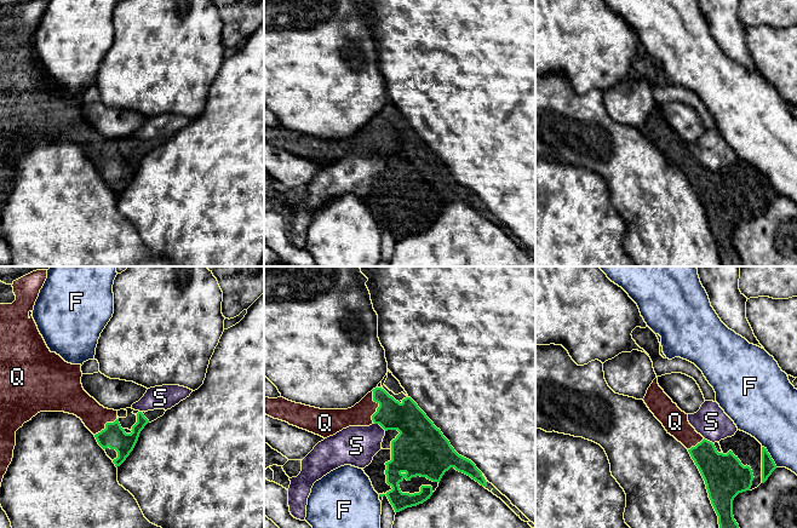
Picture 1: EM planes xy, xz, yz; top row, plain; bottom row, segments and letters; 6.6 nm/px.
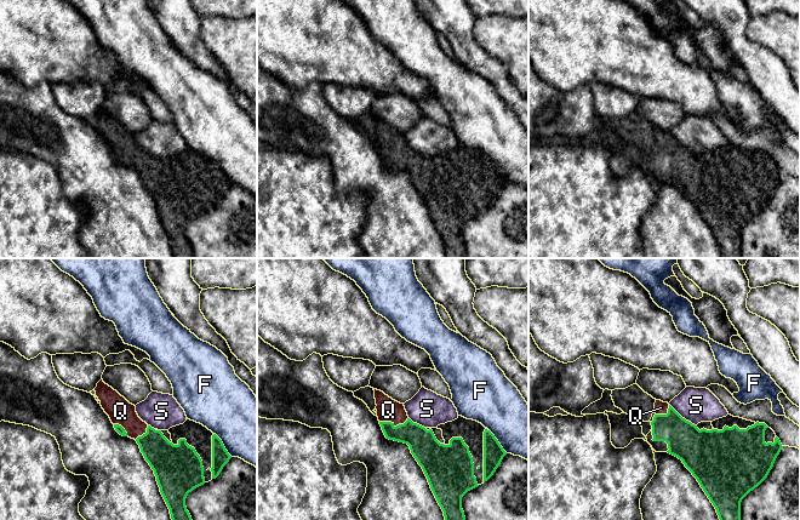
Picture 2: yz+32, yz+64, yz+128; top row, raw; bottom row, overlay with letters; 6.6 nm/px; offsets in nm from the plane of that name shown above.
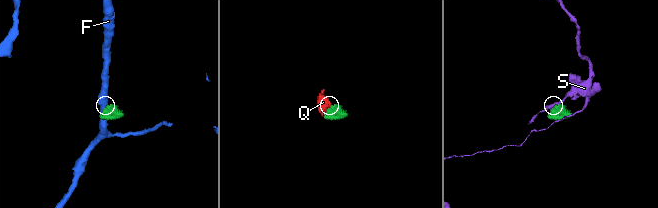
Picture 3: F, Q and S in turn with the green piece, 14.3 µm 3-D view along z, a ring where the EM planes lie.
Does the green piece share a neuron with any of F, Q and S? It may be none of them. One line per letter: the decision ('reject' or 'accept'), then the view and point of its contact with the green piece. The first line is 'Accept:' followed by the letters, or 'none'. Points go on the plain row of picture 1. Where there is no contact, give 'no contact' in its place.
Accept: Q
F: reject | yz (770, 185)
Q: accept | xz (379, 135)
S: reject | xz (379, 153)

